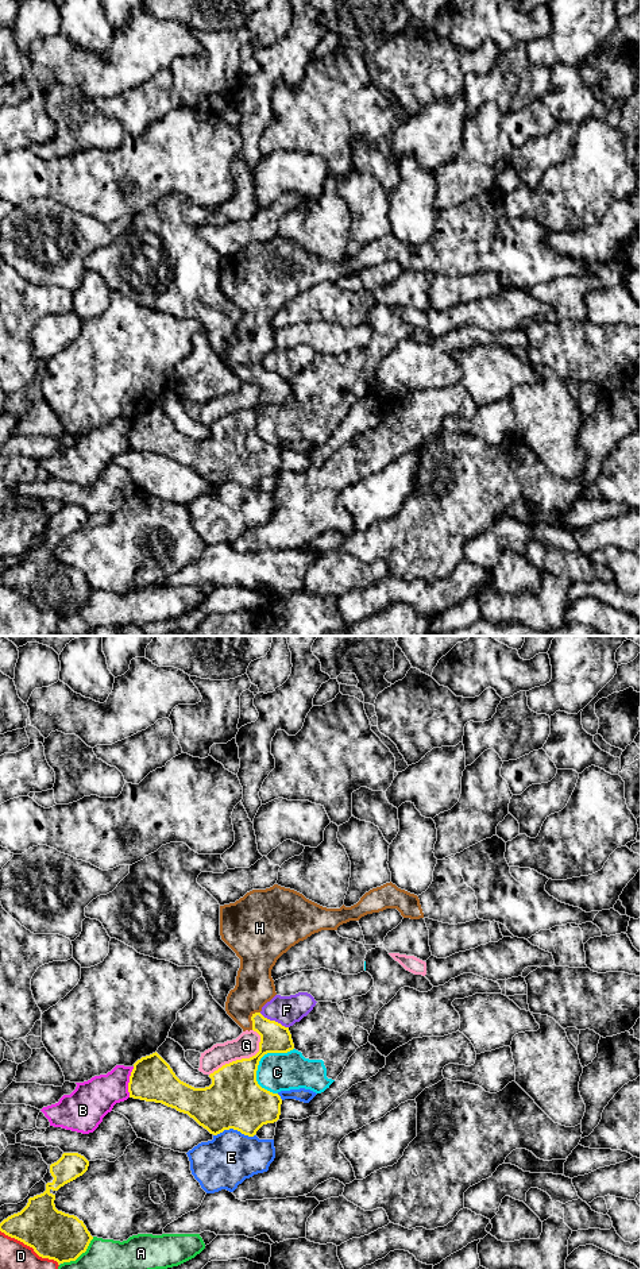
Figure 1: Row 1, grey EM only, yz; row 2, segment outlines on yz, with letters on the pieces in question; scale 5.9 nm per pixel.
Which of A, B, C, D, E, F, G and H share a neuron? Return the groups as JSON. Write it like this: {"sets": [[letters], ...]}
{"sets": [["A"], ["B"], ["C"], ["D"], ["E"], ["F"], ["G"], ["H"]]}

